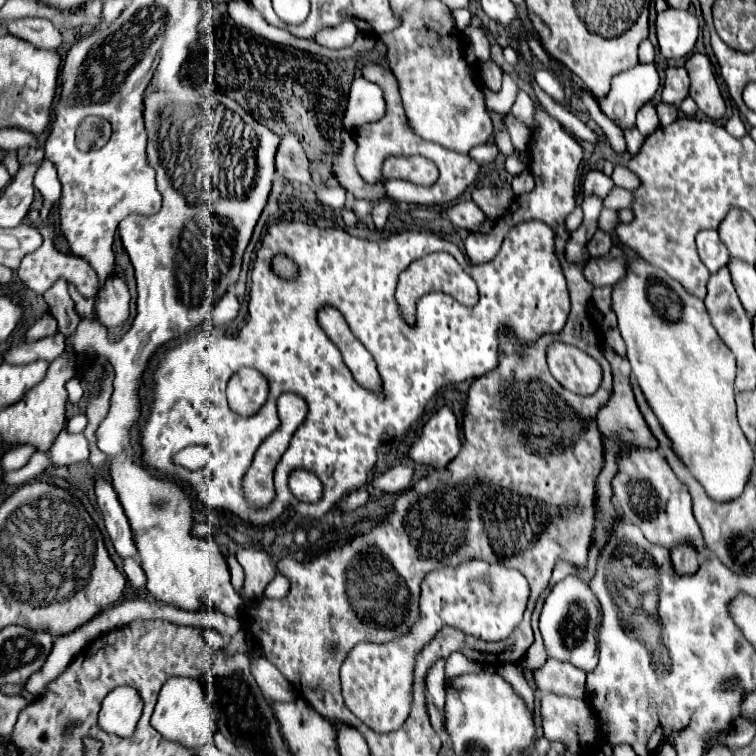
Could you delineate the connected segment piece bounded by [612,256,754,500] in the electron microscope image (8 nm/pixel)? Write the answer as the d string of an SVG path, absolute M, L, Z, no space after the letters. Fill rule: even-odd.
M640 256L628 260L628 272L624 280L616 282L612 288L612 310L618 318L618 330L628 348L628 360L636 382L660 420L666 436L672 440L672 448L684 460L686 468L696 476L704 486L708 496L714 500L734 500L742 494L750 472L754 468L754 452L748 444L744 432L738 426L736 402L734 402L734 376L736 360L728 346L720 340L718 332L710 324L710 316L704 308L704 302L692 296L680 282L666 276L666 272L648 264ZM668 292L674 292L680 298L682 314L678 320L670 322L654 310L654 298L668 298Z

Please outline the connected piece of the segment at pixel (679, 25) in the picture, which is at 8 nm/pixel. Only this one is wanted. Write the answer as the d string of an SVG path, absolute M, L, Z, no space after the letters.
M666 8L656 16L656 34L664 58L682 58L696 44L698 20L688 10Z

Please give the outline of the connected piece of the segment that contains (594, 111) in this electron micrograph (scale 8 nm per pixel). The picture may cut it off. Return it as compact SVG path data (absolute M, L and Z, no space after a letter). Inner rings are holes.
M583 94L581 97L590 116L595 120L598 126L601 127L603 132L605 132L612 148L617 153L624 153L626 151L626 143L622 131L600 111L598 105L590 96Z

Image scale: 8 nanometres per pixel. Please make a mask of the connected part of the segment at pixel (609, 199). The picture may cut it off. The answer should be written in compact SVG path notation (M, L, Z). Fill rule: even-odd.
M614 186L614 188L610 190L610 194L606 196L606 200L604 200L604 206L610 208L610 210L630 208L630 204L632 204L632 192L620 188L620 186Z

